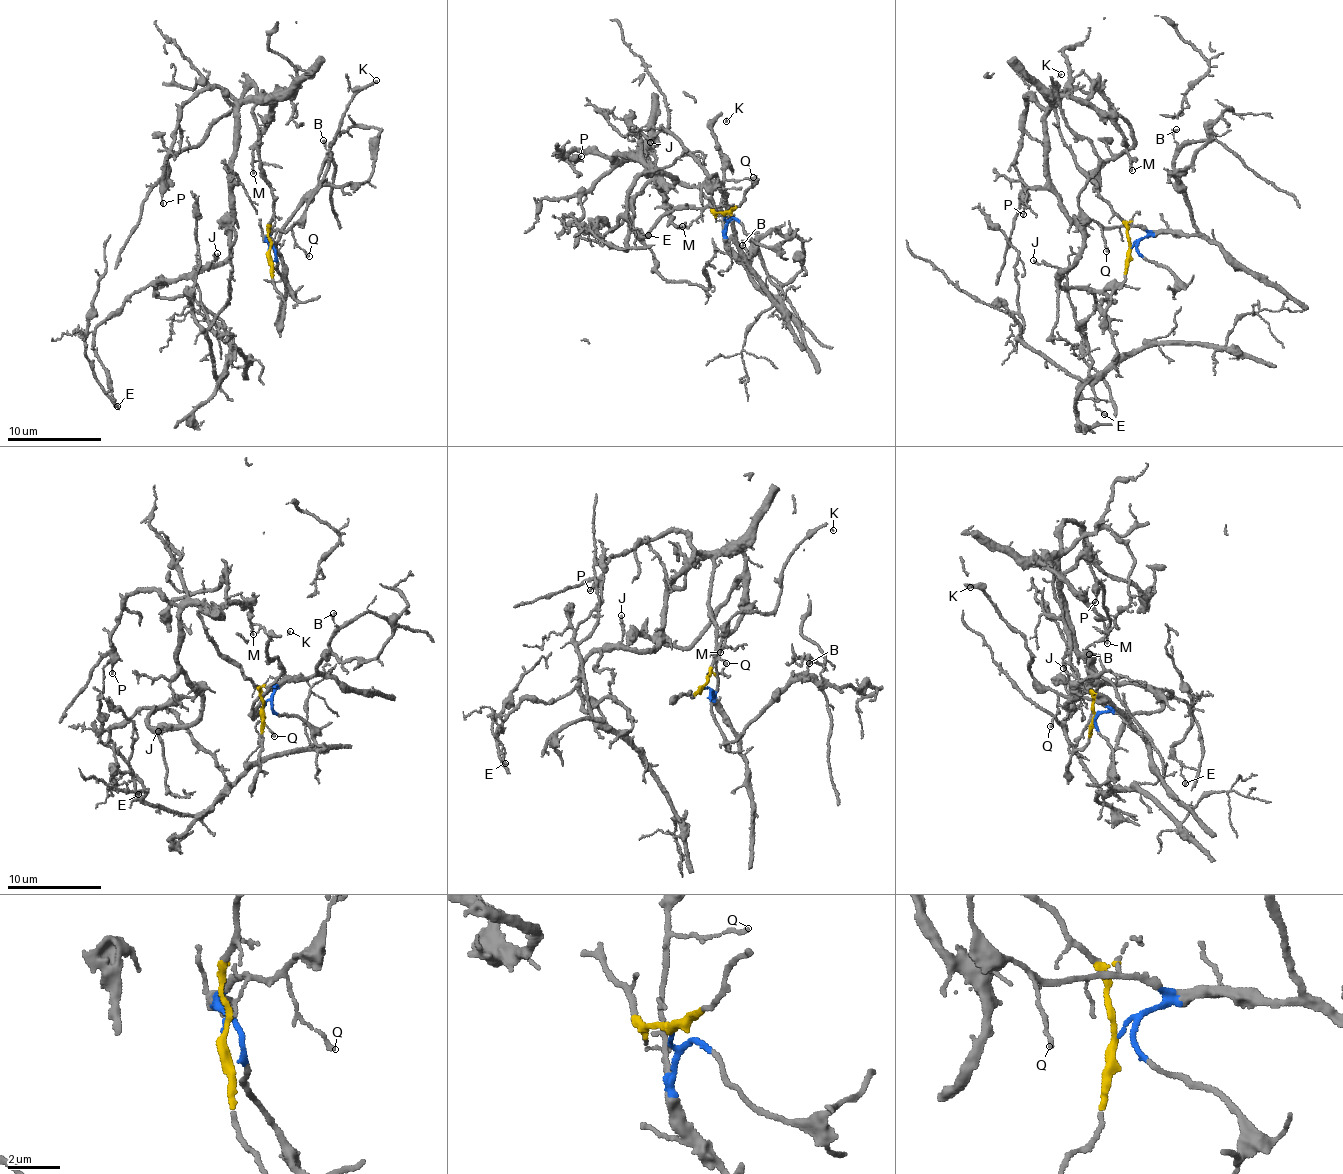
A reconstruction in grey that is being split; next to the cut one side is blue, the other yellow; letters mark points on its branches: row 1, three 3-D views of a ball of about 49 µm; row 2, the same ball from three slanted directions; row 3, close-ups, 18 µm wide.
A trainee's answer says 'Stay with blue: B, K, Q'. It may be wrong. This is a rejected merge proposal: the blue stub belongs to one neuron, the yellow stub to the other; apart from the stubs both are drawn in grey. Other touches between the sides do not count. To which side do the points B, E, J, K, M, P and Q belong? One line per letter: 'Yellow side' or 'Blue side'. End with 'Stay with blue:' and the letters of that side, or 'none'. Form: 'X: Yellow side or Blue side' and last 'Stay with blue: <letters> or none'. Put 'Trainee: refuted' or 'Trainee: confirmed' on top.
Trainee: confirmed
B: Blue side
E: Yellow side
J: Yellow side
K: Blue side
M: Yellow side
P: Yellow side
Q: Blue side
Stay with blue: B, K, Q

